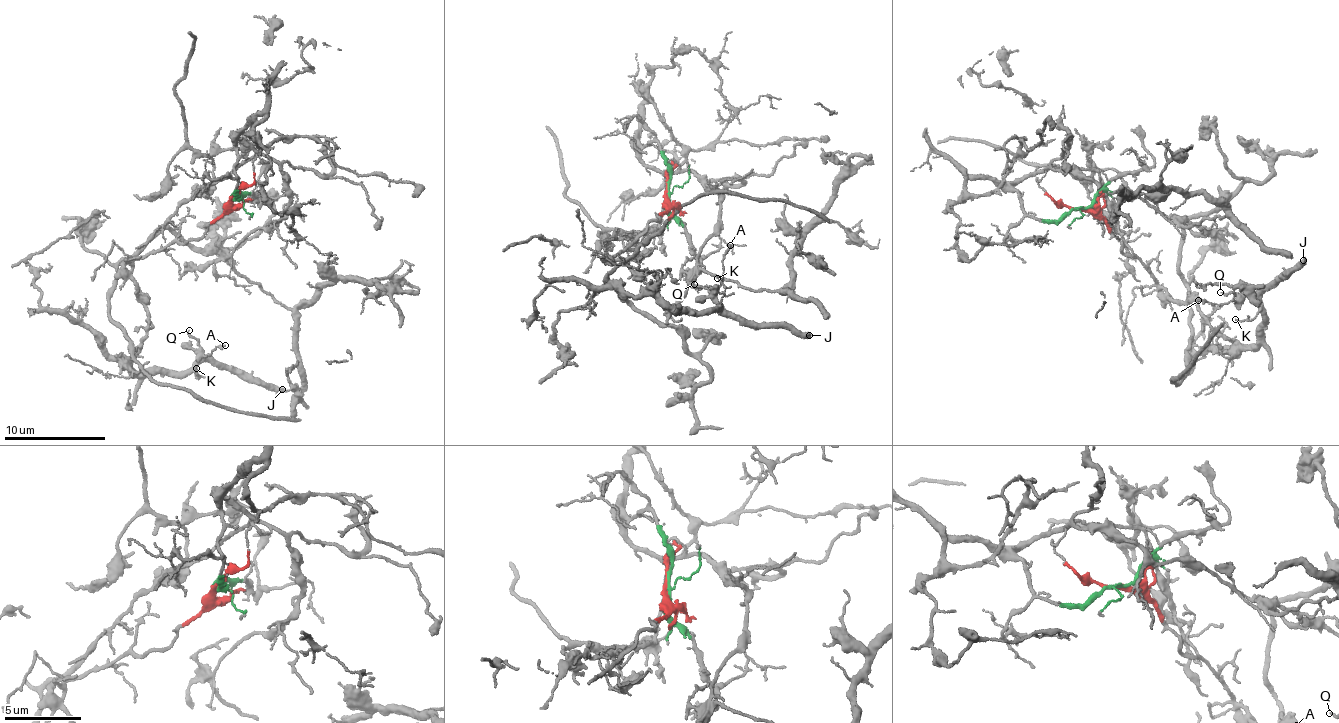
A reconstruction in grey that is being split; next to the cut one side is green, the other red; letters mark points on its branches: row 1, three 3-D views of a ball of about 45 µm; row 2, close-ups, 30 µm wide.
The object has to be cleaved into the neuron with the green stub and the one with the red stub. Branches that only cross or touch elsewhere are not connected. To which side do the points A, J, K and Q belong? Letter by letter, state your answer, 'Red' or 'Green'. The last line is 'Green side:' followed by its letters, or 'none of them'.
A: Red
J: Red
K: Red
Q: Red
Green side: none of them

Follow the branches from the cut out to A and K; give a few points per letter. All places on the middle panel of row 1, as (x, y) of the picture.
A: (668, 191), (666, 213), (613, 259), (657, 274), (662, 301), (704, 312), (717, 305), (722, 254), (731, 244)
K: (668, 191), (666, 213), (613, 259), (657, 274), (662, 301), (706, 313), (725, 290), (717, 279)

